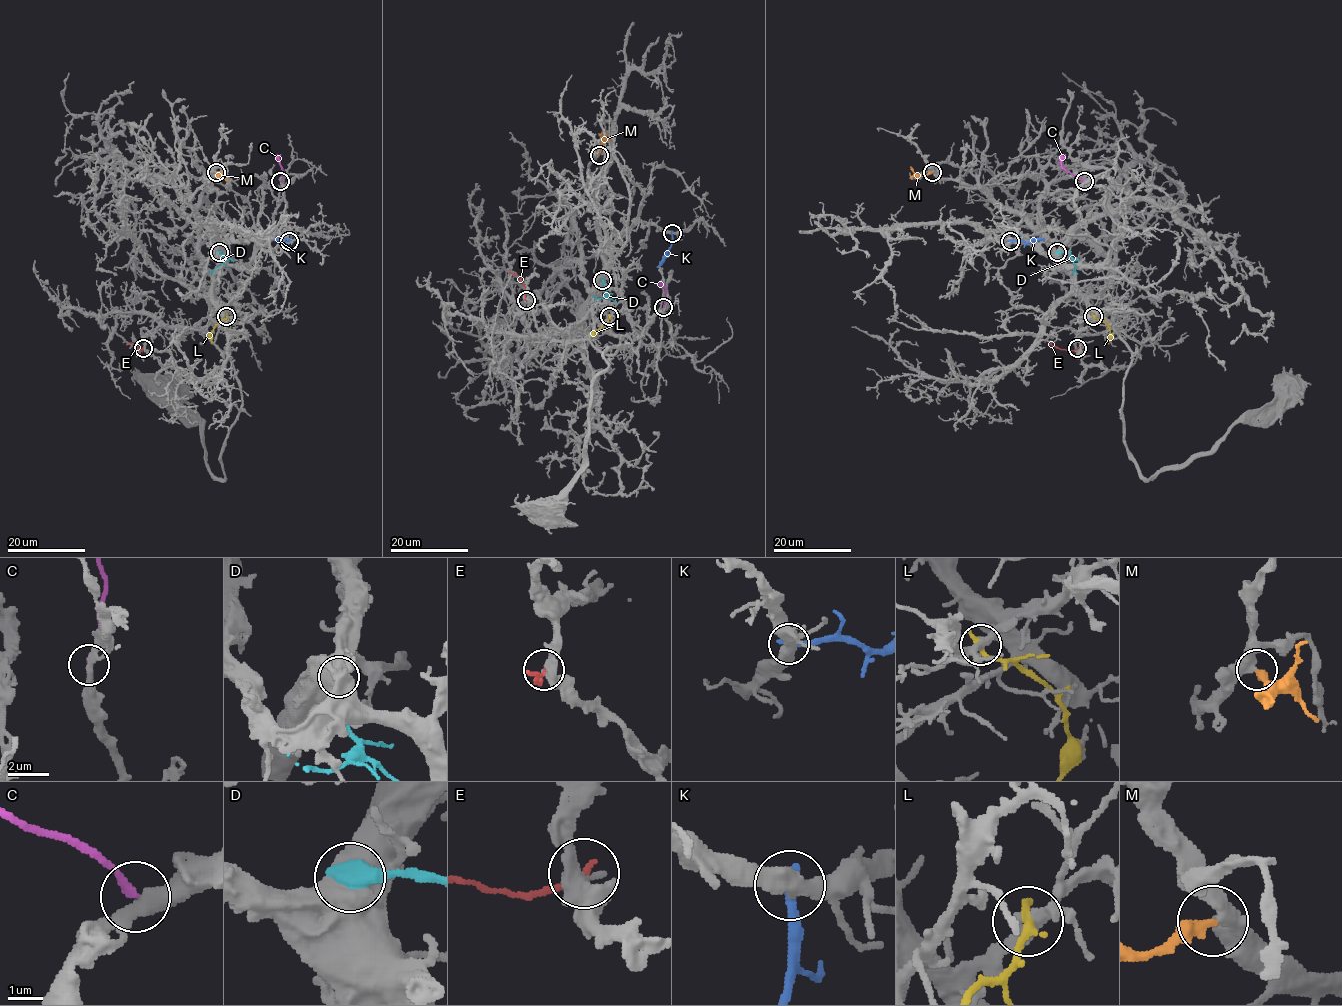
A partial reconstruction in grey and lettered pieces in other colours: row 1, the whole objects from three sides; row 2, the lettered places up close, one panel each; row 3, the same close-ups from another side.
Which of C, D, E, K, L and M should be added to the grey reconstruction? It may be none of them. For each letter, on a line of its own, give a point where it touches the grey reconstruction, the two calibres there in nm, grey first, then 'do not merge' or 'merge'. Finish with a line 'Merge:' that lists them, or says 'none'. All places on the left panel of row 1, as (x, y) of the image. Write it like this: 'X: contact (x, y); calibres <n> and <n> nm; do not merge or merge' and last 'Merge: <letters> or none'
C: contact (280, 181); calibres 360 and 200 nm; do not merge
D: contact (219, 252); calibres 850 and 550 nm; do not merge
E: contact (143, 348); calibres 440 and 180 nm; do not merge
K: contact (289, 241); calibres 420 and 320 nm; do not merge
L: contact (226, 316); calibres 360 and 320 nm; do not merge
M: contact (216, 172); calibres 360 and 240 nm; merge
Merge: M

